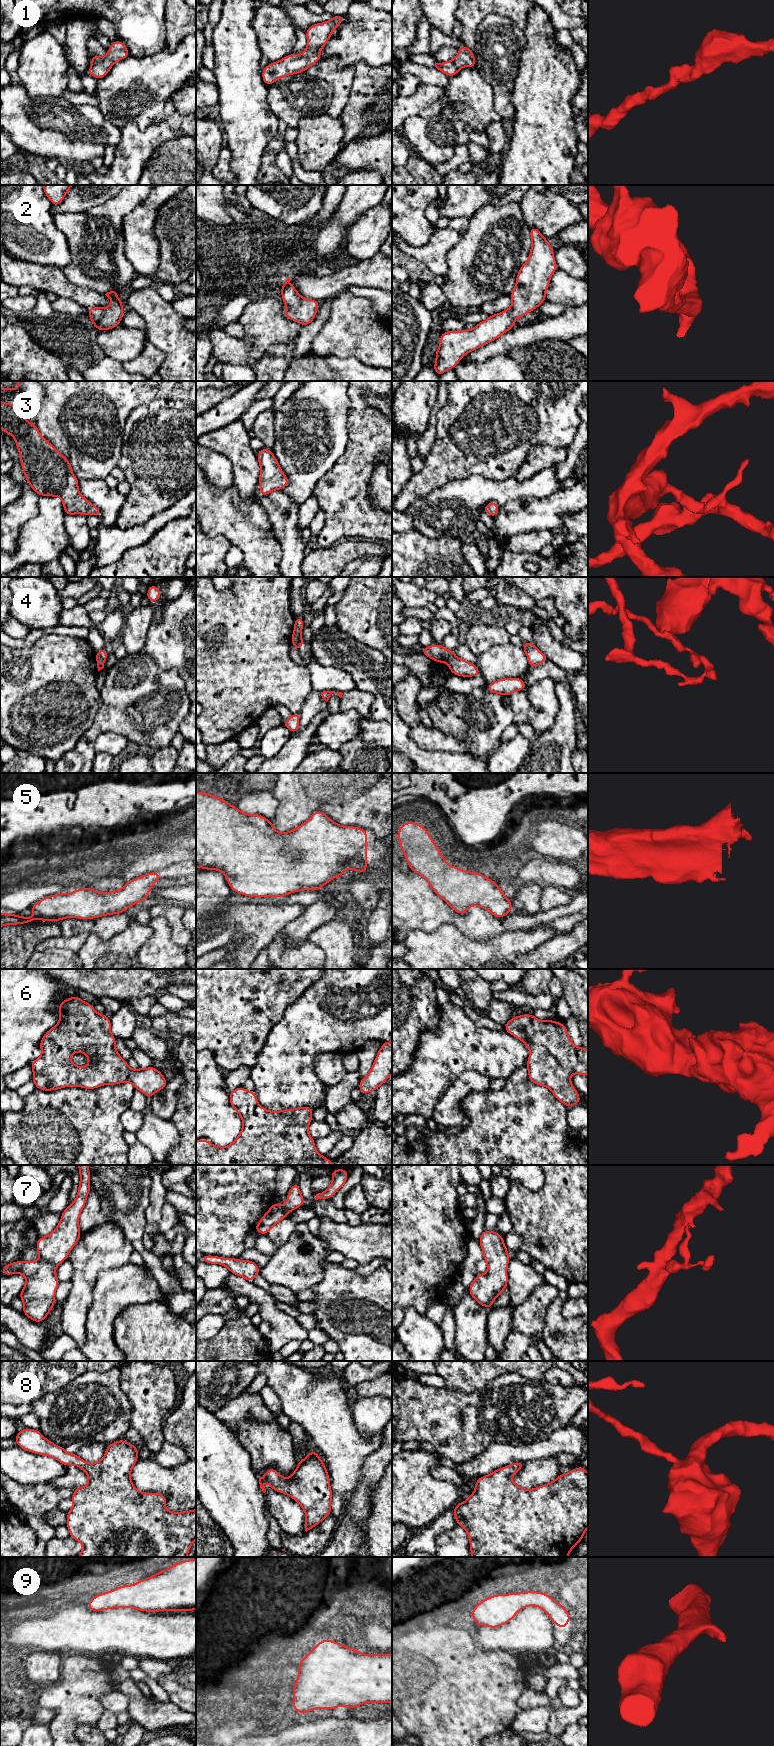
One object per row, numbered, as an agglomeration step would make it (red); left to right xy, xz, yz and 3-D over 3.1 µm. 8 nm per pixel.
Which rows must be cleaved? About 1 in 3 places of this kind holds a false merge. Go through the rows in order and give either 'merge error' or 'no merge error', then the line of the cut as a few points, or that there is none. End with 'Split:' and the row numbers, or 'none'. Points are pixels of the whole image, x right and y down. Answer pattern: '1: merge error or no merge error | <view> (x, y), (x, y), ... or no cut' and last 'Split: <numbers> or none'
1: no merge error | no cut
2: no merge error | no cut
3: no merge error | no cut
4: merge error | xz (293, 632), (300, 639), (300, 648)
5: no merge error | no cut
6: no merge error | no cut
7: no merge error | no cut
8: no merge error | no cut
9: no merge error | no cut
Split: 4

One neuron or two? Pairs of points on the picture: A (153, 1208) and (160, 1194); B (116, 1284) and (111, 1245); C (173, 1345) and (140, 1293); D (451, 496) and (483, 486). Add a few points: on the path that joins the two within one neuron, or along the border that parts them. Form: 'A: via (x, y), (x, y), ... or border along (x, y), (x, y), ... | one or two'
A: via (155, 1205), (157, 1197) | one
B: border along (129, 1262), (118, 1267), (102, 1270), (95, 1283) | two
C: border along (166, 1300), (133, 1303), (123, 1309) | two
D: via (459, 496), (469, 496), (475, 492) | one

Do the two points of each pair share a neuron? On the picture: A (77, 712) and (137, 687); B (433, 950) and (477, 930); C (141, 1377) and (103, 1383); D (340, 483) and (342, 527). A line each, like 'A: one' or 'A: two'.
A: two
B: two
C: two
D: one

